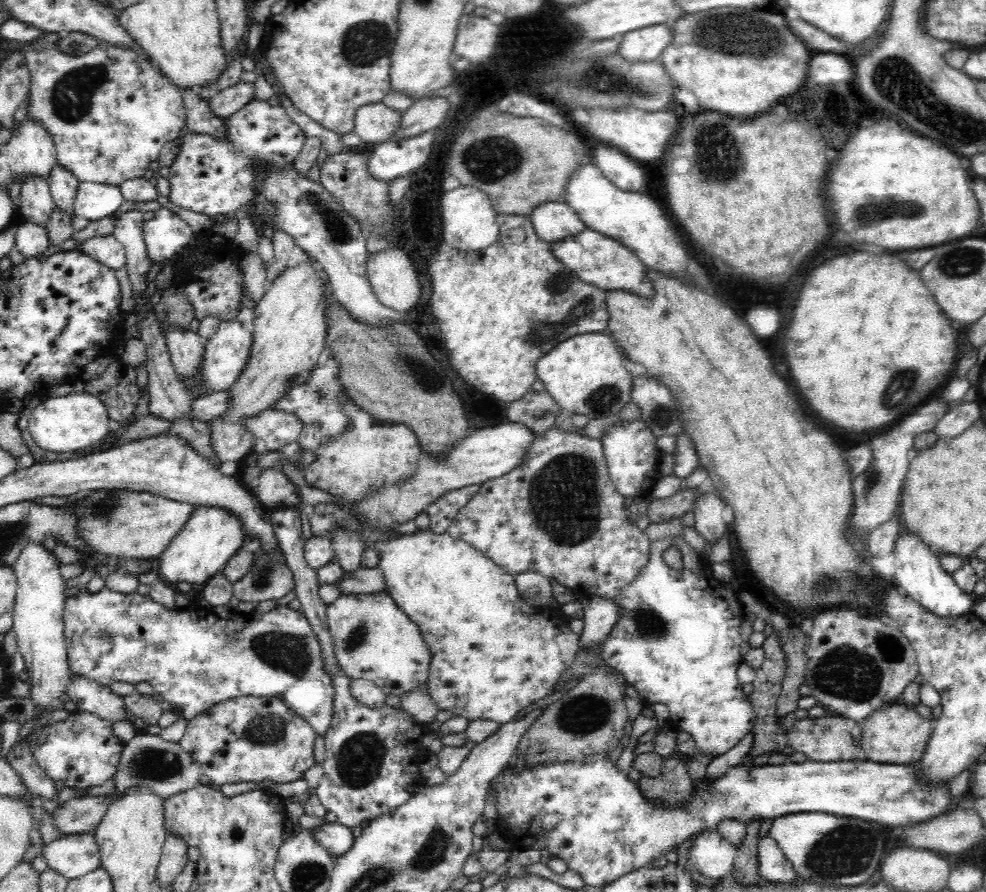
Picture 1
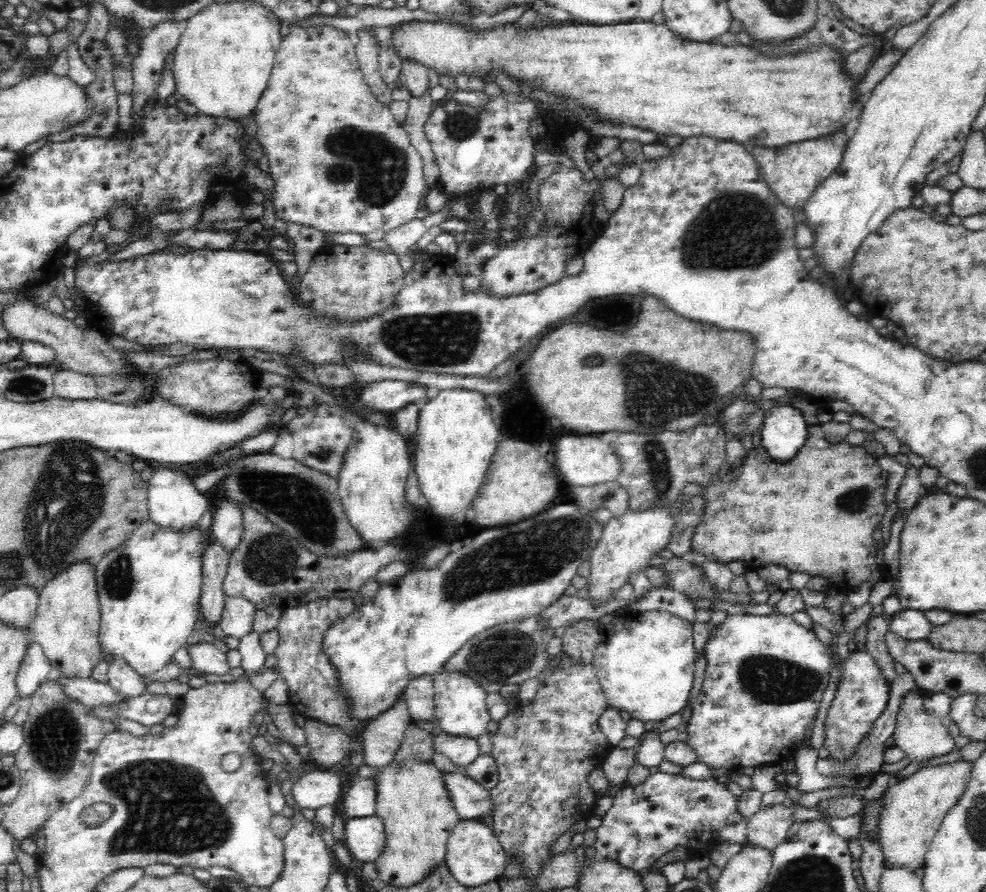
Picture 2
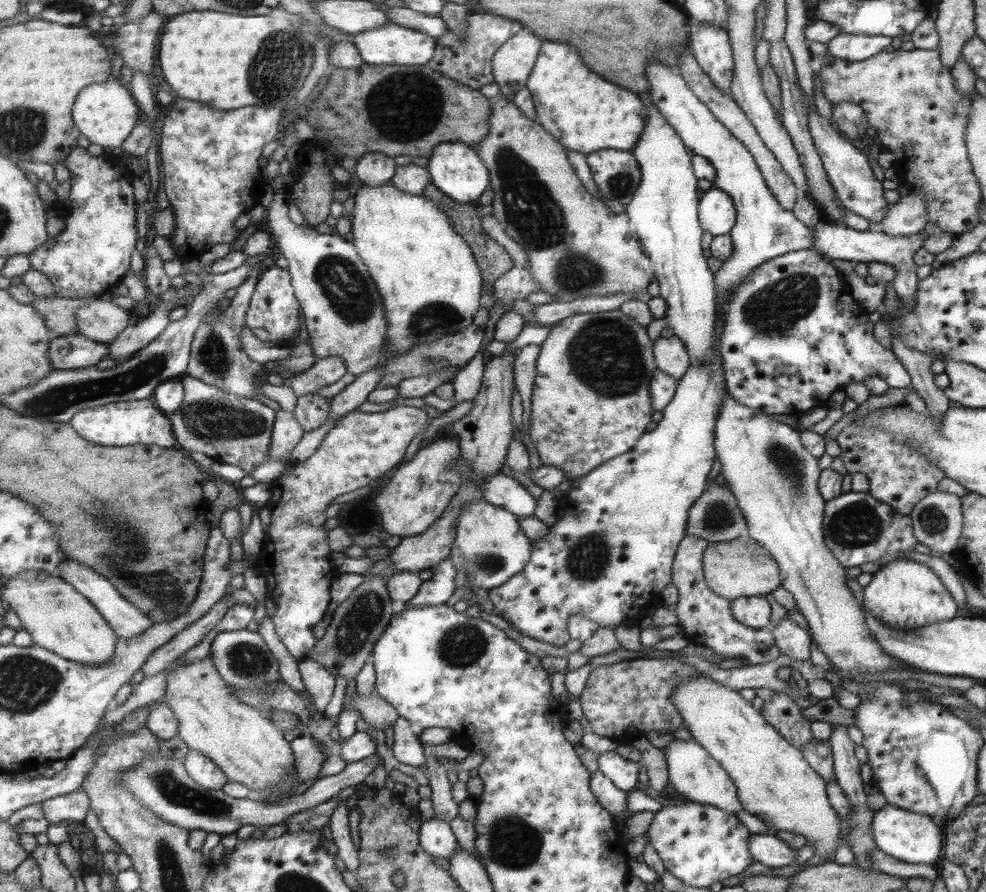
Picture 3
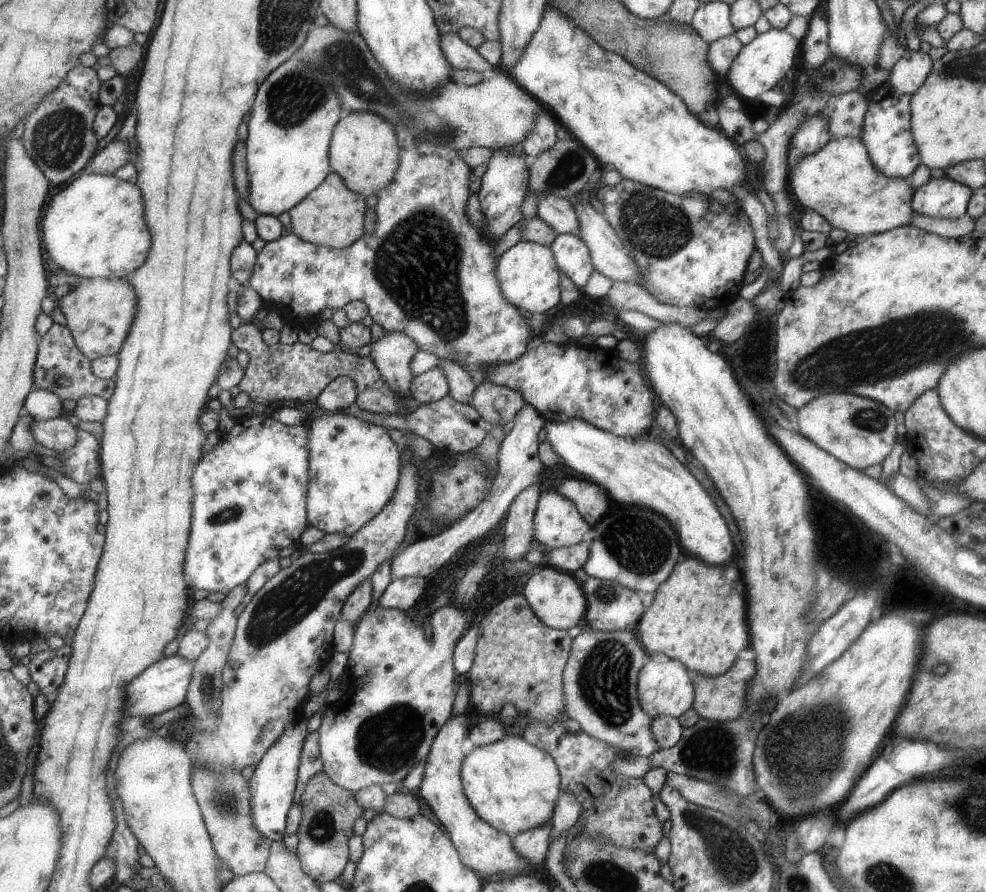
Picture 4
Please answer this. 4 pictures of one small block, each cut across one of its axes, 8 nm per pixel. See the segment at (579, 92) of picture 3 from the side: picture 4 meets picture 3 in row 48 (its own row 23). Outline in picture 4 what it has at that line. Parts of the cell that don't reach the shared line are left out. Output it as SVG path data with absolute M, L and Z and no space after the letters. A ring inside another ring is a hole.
M547 7L539 30L528 43L519 63L508 73L542 106L550 109L566 128L599 160L604 169L614 168L624 179L675 195L727 196L732 186L744 184L744 162L736 146L722 132L704 125L667 85L650 78L625 57L599 45L584 29L554 7Z

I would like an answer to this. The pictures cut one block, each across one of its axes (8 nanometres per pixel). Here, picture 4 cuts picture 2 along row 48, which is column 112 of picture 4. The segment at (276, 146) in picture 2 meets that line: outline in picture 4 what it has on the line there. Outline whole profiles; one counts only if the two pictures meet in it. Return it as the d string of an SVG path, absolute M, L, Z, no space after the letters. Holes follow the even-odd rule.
M66 270L62 275L62 281L75 285L64 298L57 302L67 317L68 326L73 330L77 345L93 362L102 357L119 355L127 343L127 338L131 335L139 312L135 285L127 278L91 279L68 274Z

